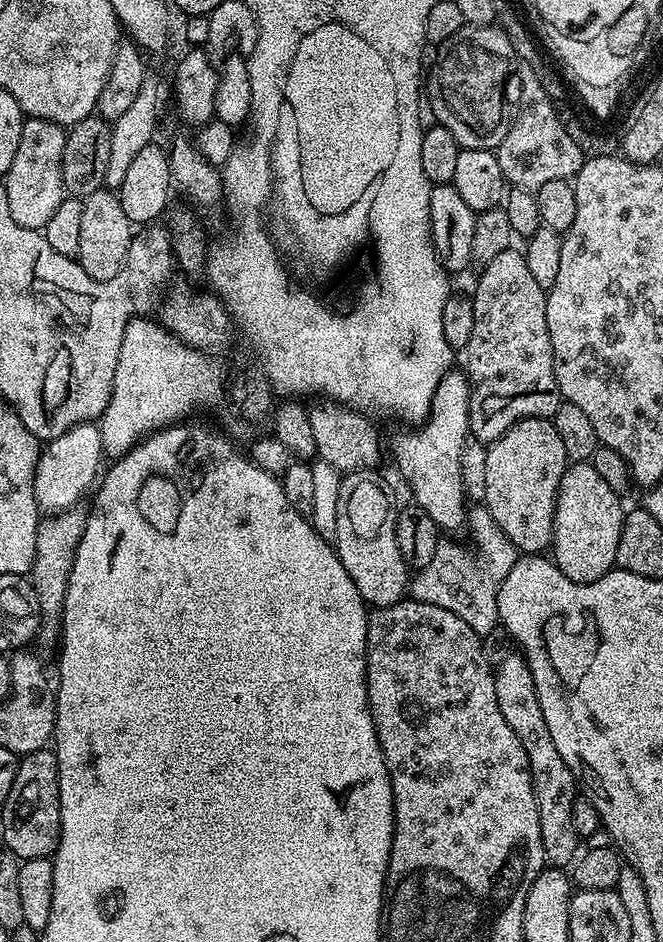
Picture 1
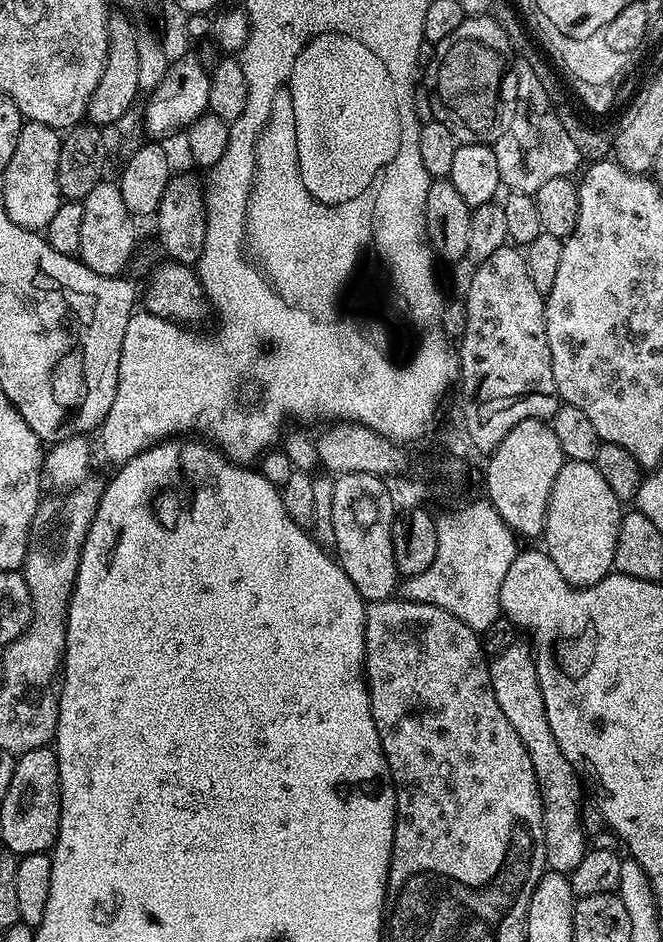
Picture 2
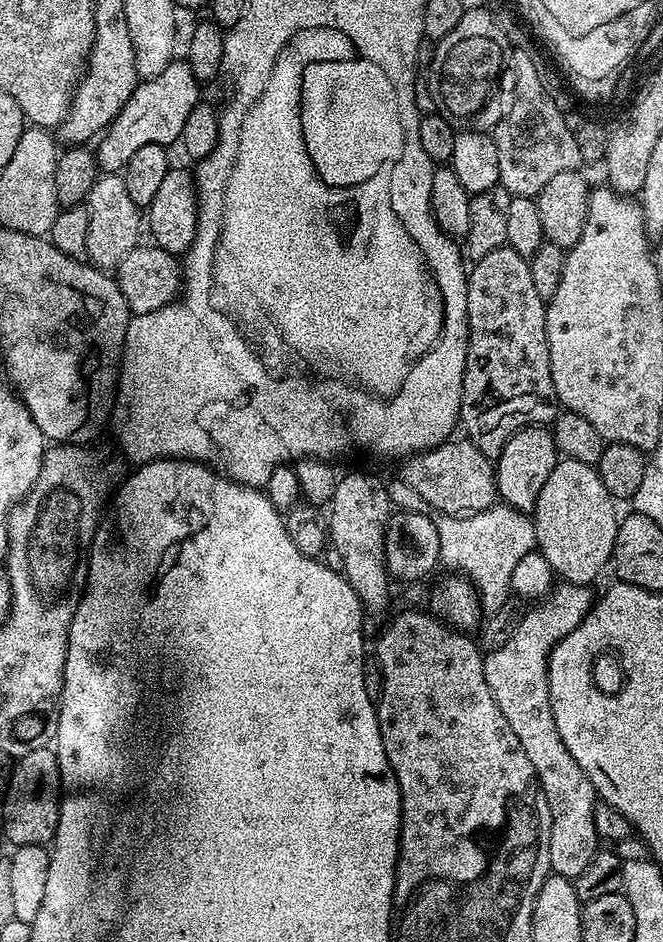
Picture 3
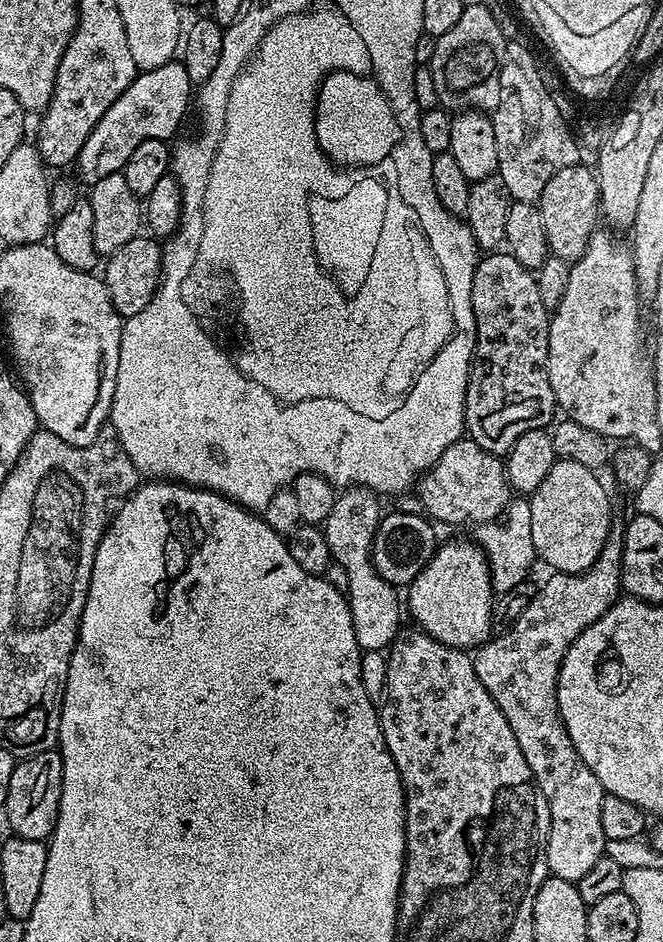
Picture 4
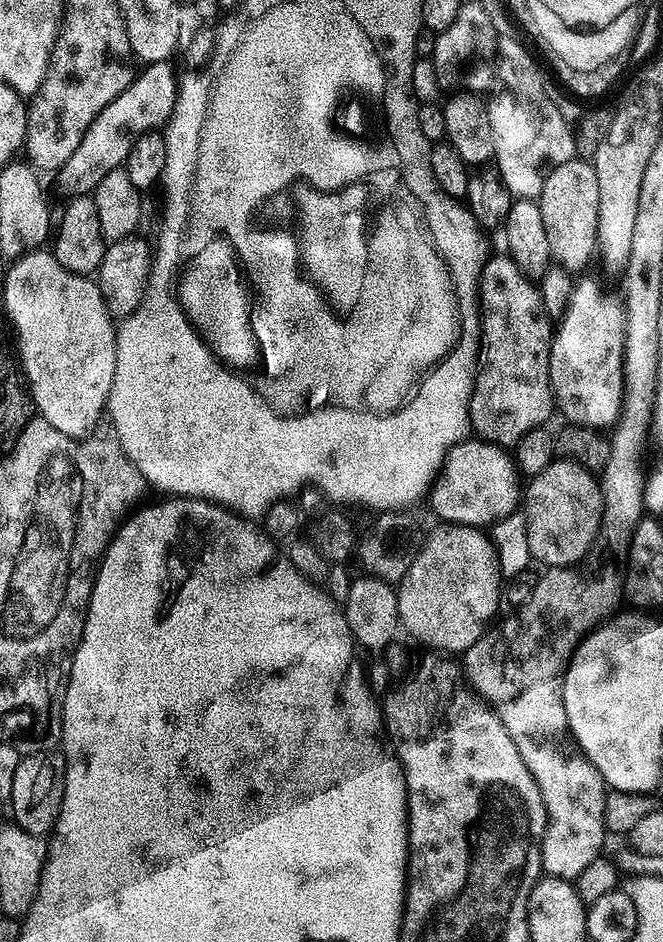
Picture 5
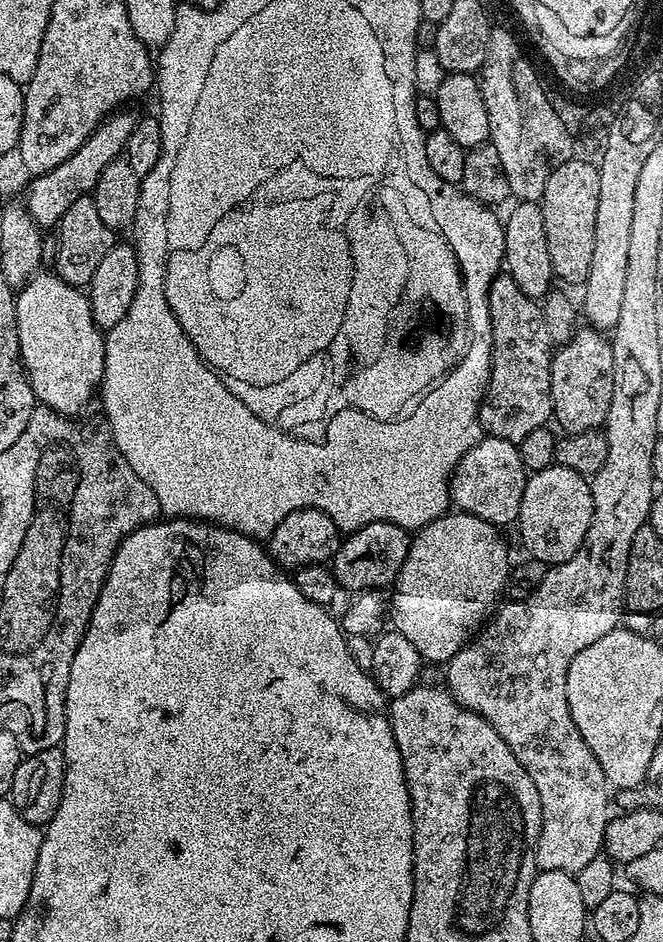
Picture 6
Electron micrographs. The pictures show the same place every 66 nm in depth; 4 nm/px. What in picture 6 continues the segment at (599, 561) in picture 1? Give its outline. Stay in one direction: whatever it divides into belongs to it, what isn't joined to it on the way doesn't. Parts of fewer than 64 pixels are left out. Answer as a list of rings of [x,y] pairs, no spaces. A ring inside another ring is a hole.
[[[553,462],[549,468],[543,468],[529,475],[526,490],[522,490],[522,506],[520,507],[520,540],[529,557],[540,560],[543,564],[554,565],[574,558],[574,554],[582,546],[586,538],[586,530],[590,530],[590,518],[594,514],[594,498],[589,477],[578,474],[574,470],[566,470],[566,466]]]

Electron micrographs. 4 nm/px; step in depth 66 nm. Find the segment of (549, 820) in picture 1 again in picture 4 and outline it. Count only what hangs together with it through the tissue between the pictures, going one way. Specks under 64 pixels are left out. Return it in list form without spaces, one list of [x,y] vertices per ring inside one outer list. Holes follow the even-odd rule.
[[[613,526],[608,531],[606,542],[598,554],[595,564],[586,572],[573,574],[571,572],[553,571],[552,577],[531,593],[531,599],[527,606],[515,621],[507,625],[506,630],[499,636],[493,635],[485,644],[475,649],[472,656],[474,674],[478,676],[478,682],[486,686],[490,698],[506,714],[506,722],[510,722],[510,730],[514,730],[514,738],[518,738],[518,746],[526,758],[526,762],[532,771],[532,777],[536,780],[540,792],[546,798],[550,806],[550,830],[546,842],[546,862],[551,875],[563,880],[577,881],[582,874],[589,872],[598,858],[605,856],[605,838],[602,834],[602,798],[606,795],[604,787],[594,778],[594,770],[582,762],[570,734],[564,728],[564,719],[556,705],[556,687],[558,686],[558,674],[562,662],[566,658],[566,650],[610,606],[616,603],[621,595],[620,587],[620,563],[622,562],[622,550],[624,549],[624,528]]]

